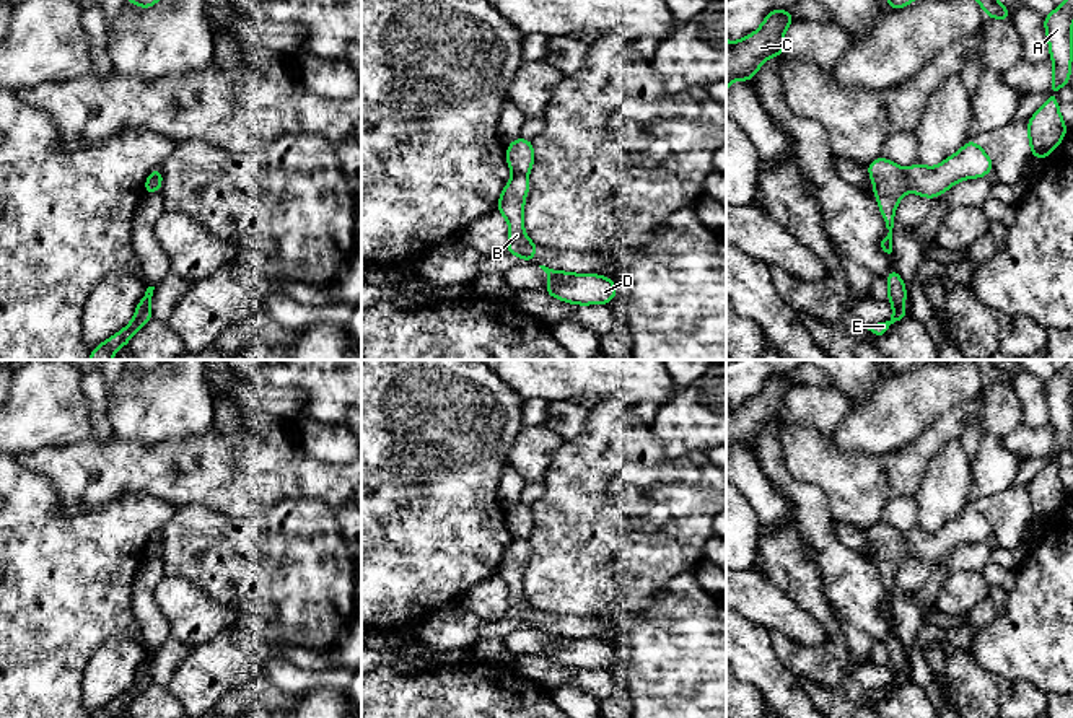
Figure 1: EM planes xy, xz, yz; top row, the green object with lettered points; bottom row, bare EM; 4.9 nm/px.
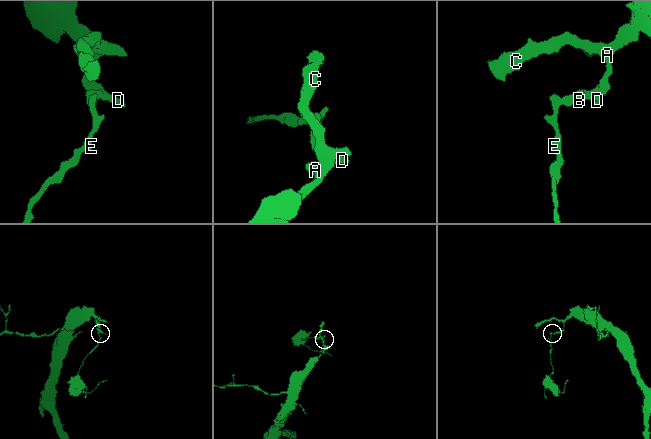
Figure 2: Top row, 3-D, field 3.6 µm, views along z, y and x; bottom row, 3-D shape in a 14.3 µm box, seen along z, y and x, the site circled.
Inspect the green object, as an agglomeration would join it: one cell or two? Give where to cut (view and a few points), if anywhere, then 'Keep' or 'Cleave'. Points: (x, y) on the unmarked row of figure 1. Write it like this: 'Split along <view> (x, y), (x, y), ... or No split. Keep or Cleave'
Split along yz (904, 536), (910, 554). Cleave

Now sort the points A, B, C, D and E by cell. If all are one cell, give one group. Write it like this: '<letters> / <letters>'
A B C D / E

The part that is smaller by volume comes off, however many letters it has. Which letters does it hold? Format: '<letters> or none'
E

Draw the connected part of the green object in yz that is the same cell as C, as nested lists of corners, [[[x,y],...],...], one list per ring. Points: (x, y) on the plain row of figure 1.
[[[775,373],[755,397],[738,407],[726,404],[726,456],[733,444],[751,448],[767,423],[785,418],[783,399],[793,384],[795,379]]]

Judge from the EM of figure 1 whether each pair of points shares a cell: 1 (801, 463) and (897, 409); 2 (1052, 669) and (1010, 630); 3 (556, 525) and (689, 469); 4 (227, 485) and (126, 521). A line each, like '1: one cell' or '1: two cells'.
1: two cells
2: one cell
3: one cell
4: two cells

